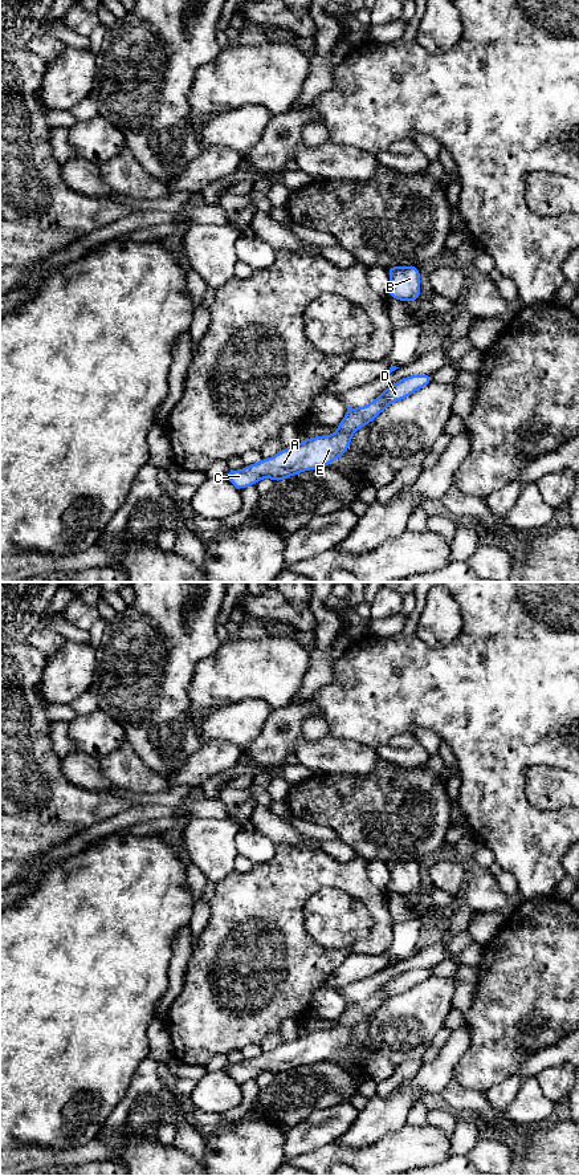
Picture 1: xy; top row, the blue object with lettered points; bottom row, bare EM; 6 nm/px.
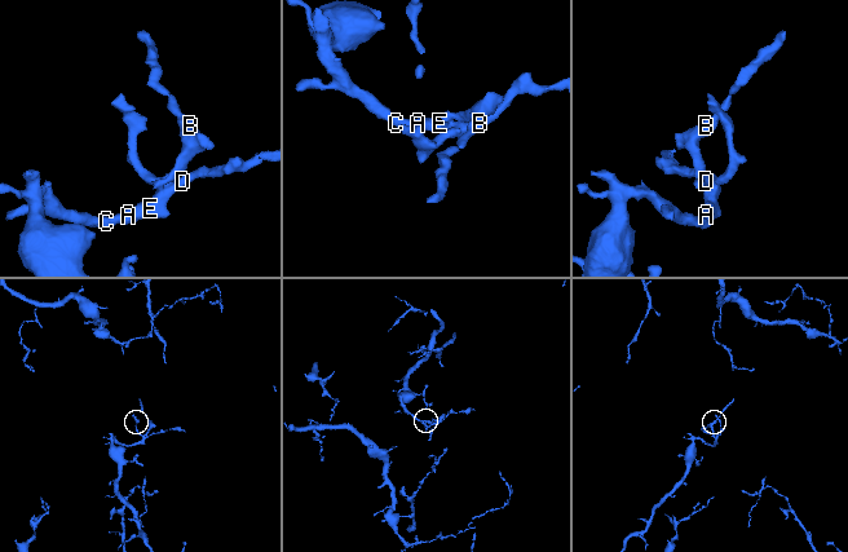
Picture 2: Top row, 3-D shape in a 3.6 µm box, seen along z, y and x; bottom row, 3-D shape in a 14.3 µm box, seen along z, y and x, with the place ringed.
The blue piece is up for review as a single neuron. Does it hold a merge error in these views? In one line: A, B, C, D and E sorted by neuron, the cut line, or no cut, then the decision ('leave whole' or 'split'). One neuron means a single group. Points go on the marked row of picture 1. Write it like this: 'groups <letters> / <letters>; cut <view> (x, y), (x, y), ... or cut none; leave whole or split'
groups A C D E / B; cut xy (353, 409), (349, 411); split

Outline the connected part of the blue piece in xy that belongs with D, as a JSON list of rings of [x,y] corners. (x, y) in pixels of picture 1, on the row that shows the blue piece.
[[[432,374],[405,377],[387,387],[367,406],[347,411],[335,434],[303,439],[269,459],[261,459],[244,469],[229,469],[224,475],[233,487],[242,491],[256,485],[264,477],[277,483],[305,471],[329,467],[337,457],[344,455],[358,428],[374,422],[391,403],[409,396],[429,383],[432,383]]]

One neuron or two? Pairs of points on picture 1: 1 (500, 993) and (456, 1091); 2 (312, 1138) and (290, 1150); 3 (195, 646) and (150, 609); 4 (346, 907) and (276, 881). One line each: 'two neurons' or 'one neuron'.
1: two neurons
2: one neuron
3: one neuron
4: two neurons

